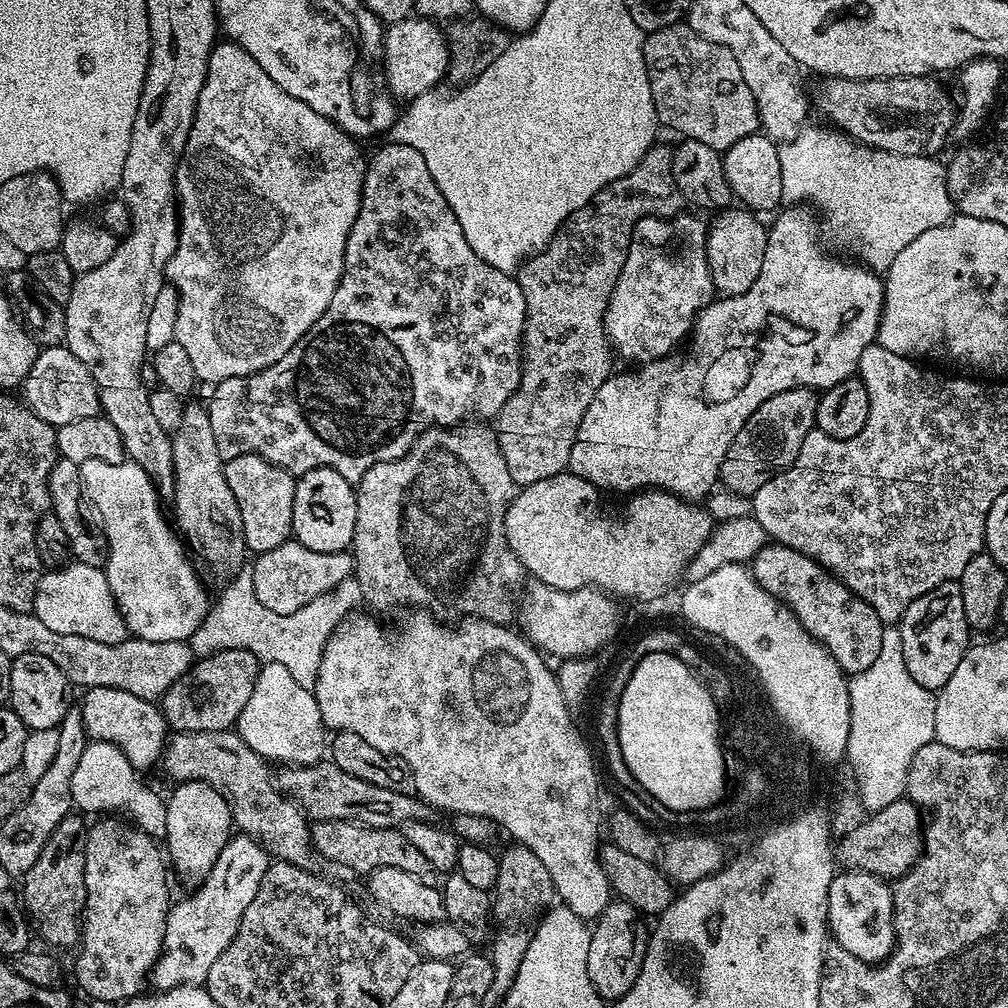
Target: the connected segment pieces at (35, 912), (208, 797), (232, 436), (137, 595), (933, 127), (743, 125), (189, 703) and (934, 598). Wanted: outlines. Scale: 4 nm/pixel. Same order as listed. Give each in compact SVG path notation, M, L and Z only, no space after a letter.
M70 814L58 822L54 834L46 838L38 862L22 877L24 892L22 903L31 923L40 931L40 936L53 949L75 949L80 942L80 930L84 922L86 906L86 858L84 857L84 837L86 820L83 815Z
M186 780L177 783L175 787L176 789L166 796L166 834L162 840L166 845L166 856L175 875L177 872L186 883L196 886L201 880L208 877L214 862L218 862L218 854L222 854L222 850L234 835L232 811L226 798L222 798L218 794L218 790L214 790L214 786L210 786L206 782Z
M391 142L385 144L385 148L378 149L367 161L358 218L354 218L354 226L350 226L350 234L346 238L344 273L322 318L318 318L318 322L314 322L314 326L310 326L304 337L294 342L294 346L290 346L290 350L286 350L278 362L249 376L226 378L211 389L212 397L206 401L206 409L211 429L214 430L215 445L223 461L238 458L238 454L258 454L293 474L315 468L333 468L342 474L342 478L358 482L366 470L370 470L370 466L405 456L412 449L412 443L429 426L456 426L472 417L484 422L491 421L502 406L506 406L506 398L518 390L526 318L526 298L519 279L502 270L494 270L494 266L482 262L482 258L470 250L470 242L466 242L466 234L462 234L458 218L454 218L446 198L442 198L442 190L438 190L434 178L430 178L430 170L422 154L418 154L414 146Z
M90 458L86 462L80 464L80 477L84 483L84 495L87 503L96 507L96 512L100 515L99 523L102 525L102 531L105 540L108 541L108 559L104 562L104 573L108 579L108 585L112 591L112 597L116 600L116 608L120 611L120 617L124 620L124 625L128 627L129 633L135 639L145 640L146 642L178 642L183 640L188 642L200 624L209 614L210 598L208 600L208 592L204 589L204 584L200 581L200 576L196 573L196 568L192 565L193 557L190 555L189 549L186 547L185 541L179 531L164 517L164 512L160 509L161 493L158 491L156 483L152 481L152 477L146 474L146 470L142 470L142 466L138 466L133 460L127 458L120 461L119 464L114 462L102 462L102 458Z
M895 76L889 80L825 79L824 96L814 100L839 131L853 140L899 156L935 157L953 131L957 105L932 76Z
M687 23L672 24L657 32L647 33L644 37L644 61L650 78L650 94L654 98L656 118L661 125L673 128L683 139L697 139L718 153L725 153L734 142L747 136L757 135L760 128L760 112L750 94L750 86L734 62L734 54L726 46L702 38Z
M226 649L212 656L199 657L170 690L159 701L164 721L173 733L177 732L226 732L235 725L242 714L242 706L250 702L250 694L254 691L254 682L258 682L261 662L250 650Z
M955 580L946 582L926 594L922 598L914 598L910 606L898 621L902 638L902 658L906 658L906 670L910 670L910 678L918 682L925 692L939 693L954 670L958 670L958 662L966 655L970 647L970 629L966 622L966 610L962 610L962 590Z

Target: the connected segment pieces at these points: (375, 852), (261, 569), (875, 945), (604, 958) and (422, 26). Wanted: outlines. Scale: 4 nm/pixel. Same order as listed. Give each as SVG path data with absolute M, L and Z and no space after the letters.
M318 820L311 825L312 847L317 857L329 860L332 864L341 864L352 872L367 874L382 866L395 866L422 878L422 882L436 884L438 873L429 860L416 849L398 828L367 828L365 824L355 824L353 820Z
M294 538L282 546L274 546L274 550L259 553L251 563L254 568L254 593L267 609L277 614L294 614L314 598L334 591L344 578L354 572L351 551L322 554L302 546Z
M840 870L832 877L828 891L827 931L854 958L879 965L893 955L898 944L898 920L892 917L892 889L879 876L869 872Z
M616 898L606 906L606 910L602 910L602 914L596 917L591 925L592 937L590 938L590 954L586 958L586 970L601 1001L611 1002L624 996L634 986L634 978L638 978L638 970L642 970L642 962L650 939L650 928L640 920L643 920L642 913L636 907L630 902Z
M413 14L402 22L394 22L387 25L384 30L384 47L382 49L382 71L384 83L387 84L389 92L400 102L411 102L424 92L433 91L436 84L448 75L448 42L443 31L438 29L437 21L429 20L419 14Z

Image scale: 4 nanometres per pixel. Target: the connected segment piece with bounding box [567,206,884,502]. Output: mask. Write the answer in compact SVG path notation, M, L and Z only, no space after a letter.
M788 206L777 211L775 216L776 221L768 228L762 270L758 270L758 278L754 282L754 286L750 286L750 290L746 290L746 294L720 296L713 299L711 304L707 304L696 315L690 339L683 350L673 351L671 354L661 357L660 360L651 360L649 364L633 367L631 369L633 372L617 371L609 376L606 382L602 382L602 386L598 386L598 394L594 394L594 402L590 402L590 406L586 406L586 414L582 414L578 434L574 438L574 446L570 450L567 471L573 472L575 476L580 476L583 480L589 480L591 484L601 490L609 488L612 492L624 492L623 494L635 494L641 490L659 490L673 492L675 496L680 496L684 500L700 502L717 487L722 458L726 458L726 450L730 450L730 442L734 442L734 434L738 434L738 430L742 430L746 418L750 418L750 414L754 414L754 410L758 410L758 406L762 406L762 402L766 402L766 398L774 398L774 394L782 394L782 390L791 388L813 390L832 388L848 376L857 375L862 350L866 350L866 346L870 346L876 340L876 331L880 325L880 315L884 305L883 279L871 268L866 268L863 264L853 262L851 259L841 258L829 251L818 235L817 217L807 207Z

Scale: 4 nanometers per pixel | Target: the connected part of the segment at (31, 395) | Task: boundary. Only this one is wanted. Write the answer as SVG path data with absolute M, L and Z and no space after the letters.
M66 346L41 347L37 351L36 361L34 366L30 366L30 374L26 374L22 391L22 400L28 409L53 426L78 422L78 418L99 416L102 412L100 394L88 367Z

